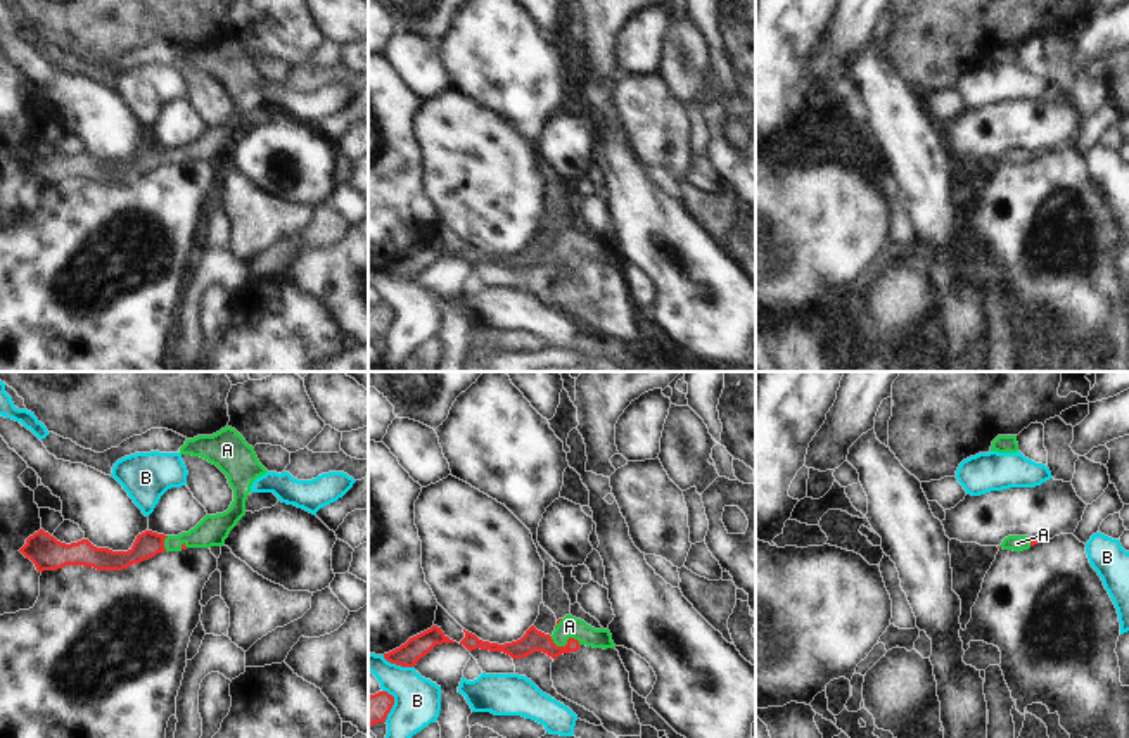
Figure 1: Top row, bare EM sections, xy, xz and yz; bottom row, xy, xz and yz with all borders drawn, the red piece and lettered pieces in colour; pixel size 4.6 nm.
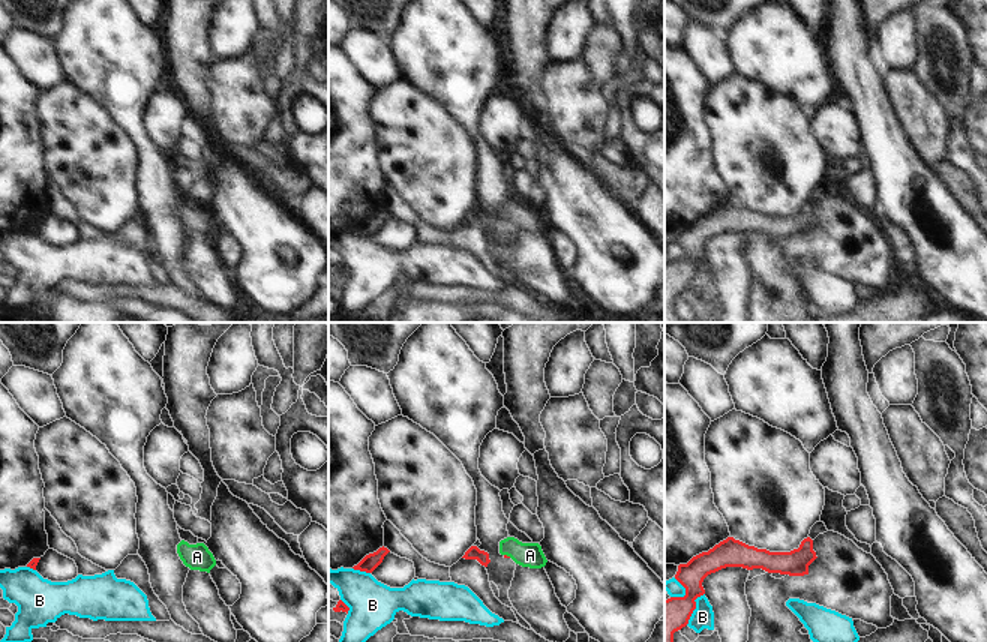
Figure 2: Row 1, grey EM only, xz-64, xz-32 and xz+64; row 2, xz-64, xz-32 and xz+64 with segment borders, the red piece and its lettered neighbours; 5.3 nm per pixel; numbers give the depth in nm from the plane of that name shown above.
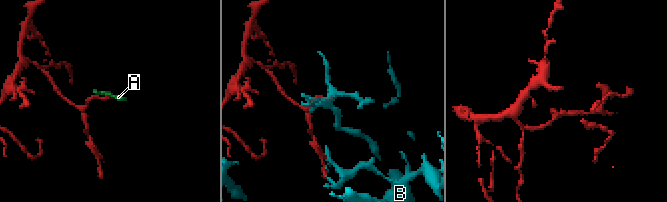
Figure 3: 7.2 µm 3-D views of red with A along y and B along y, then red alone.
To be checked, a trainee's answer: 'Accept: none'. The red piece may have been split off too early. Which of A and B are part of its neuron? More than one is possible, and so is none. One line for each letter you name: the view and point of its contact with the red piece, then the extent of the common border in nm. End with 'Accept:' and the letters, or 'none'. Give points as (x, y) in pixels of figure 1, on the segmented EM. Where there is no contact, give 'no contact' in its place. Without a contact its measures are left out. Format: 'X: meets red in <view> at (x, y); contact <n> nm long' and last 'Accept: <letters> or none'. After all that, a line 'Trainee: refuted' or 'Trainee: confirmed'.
A: meets red in xz at (567, 643); contact 150 nm long
Accept: A
Trainee: refuted

